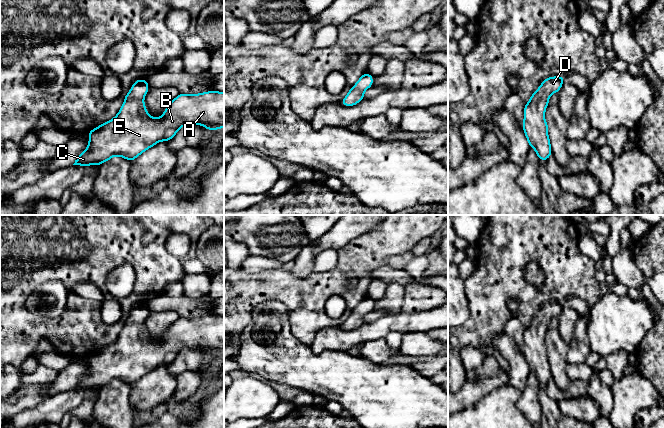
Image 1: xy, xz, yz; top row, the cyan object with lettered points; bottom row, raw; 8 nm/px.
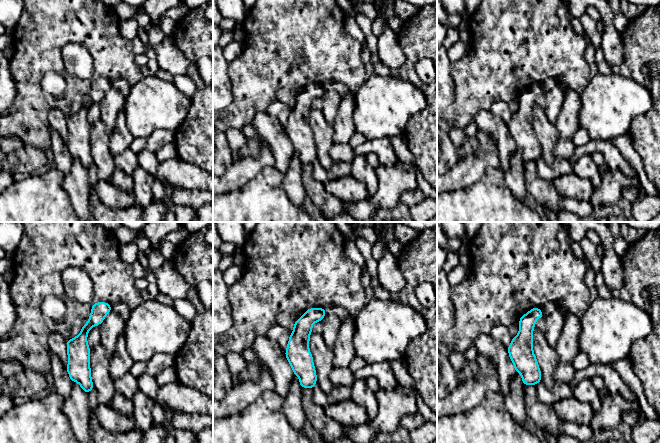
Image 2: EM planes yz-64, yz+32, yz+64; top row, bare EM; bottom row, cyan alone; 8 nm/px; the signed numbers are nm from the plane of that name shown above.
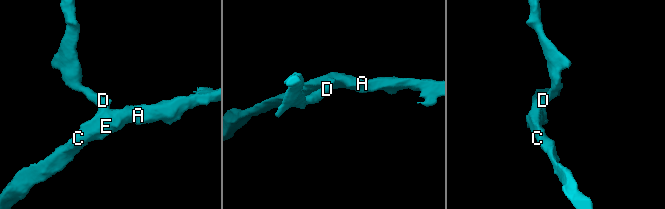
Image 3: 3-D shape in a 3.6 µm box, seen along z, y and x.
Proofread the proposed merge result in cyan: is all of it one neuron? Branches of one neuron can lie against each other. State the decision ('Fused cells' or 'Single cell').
Single cell

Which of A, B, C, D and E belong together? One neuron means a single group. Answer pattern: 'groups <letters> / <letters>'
groups A B C D E

